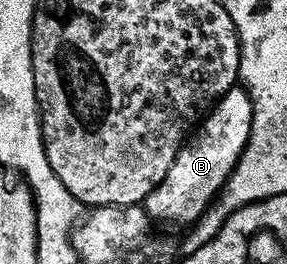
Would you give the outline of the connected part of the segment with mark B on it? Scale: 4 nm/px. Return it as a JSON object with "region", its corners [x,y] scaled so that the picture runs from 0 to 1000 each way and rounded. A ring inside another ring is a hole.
{"region":[[[815,322],[666,496],[606,621],[592,621],[592,652],[578,652],[561,689],[502,750],[495,777],[519,822],[533,837],[571,833],[641,860],[693,841],[739,754],[780,708],[780,686],[808,663],[808,640],[829,621],[864,542],[875,481],[871,364],[847,322]]]}

